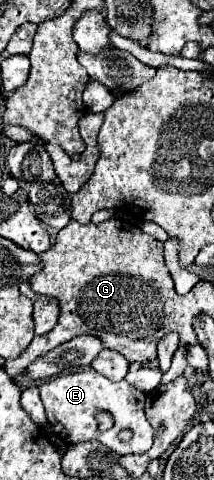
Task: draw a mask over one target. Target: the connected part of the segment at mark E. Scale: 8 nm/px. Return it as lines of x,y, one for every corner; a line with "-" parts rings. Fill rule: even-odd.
83,369
83,371
59,375
47,383
43,383
39,387
39,391
41,391
41,401
45,405
45,411
47,411
47,421
53,429
53,433
59,439
63,439
65,443
81,443
81,441
89,441
89,439
99,439
103,445
107,445
111,451
115,451
119,455
145,453
153,443
155,433
153,433
153,429
145,417
145,411
143,411
145,393
135,389
127,381
113,383
93,369
-
99,411
111,413
111,417
115,421
111,429
99,431
97,419
95,419
95,415
-
123,429
131,431
129,441
119,439
119,433

